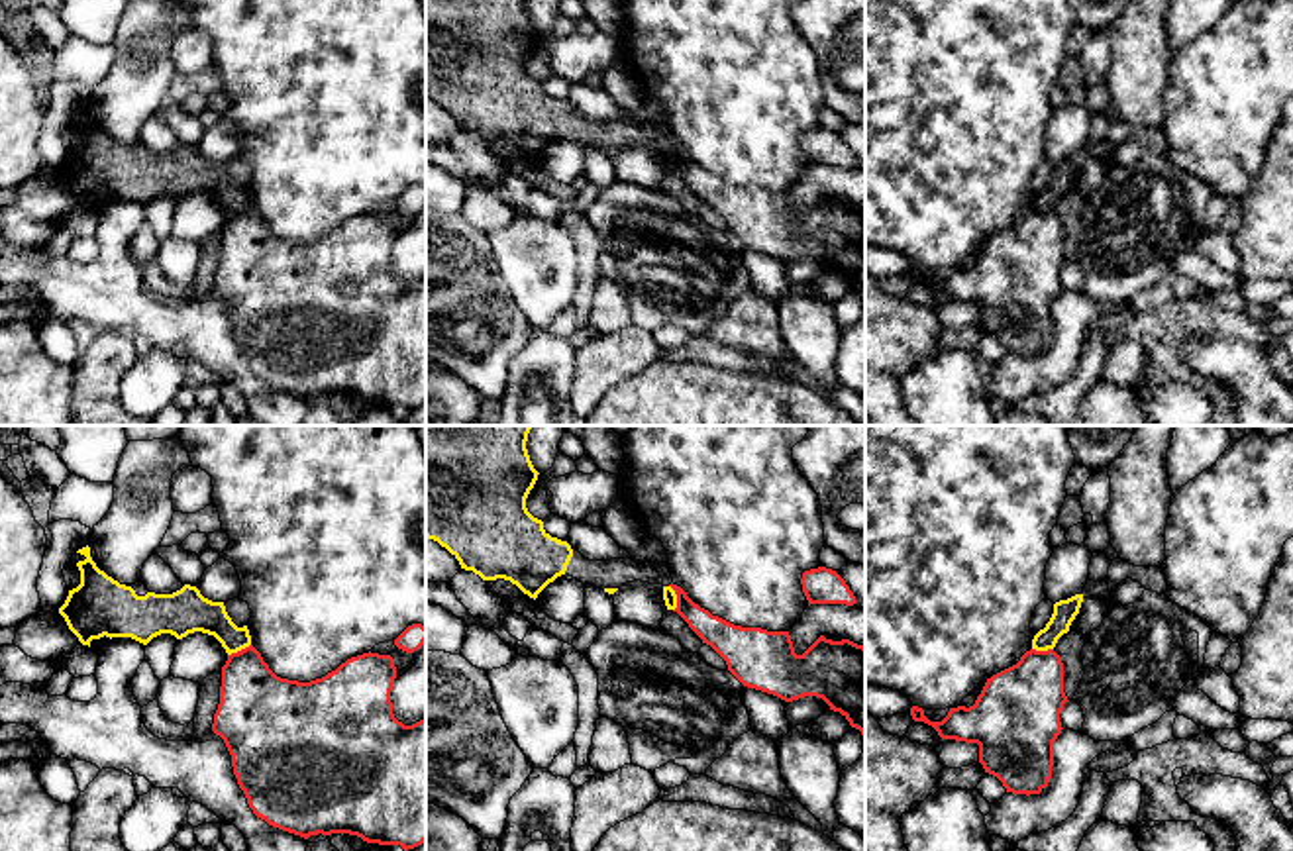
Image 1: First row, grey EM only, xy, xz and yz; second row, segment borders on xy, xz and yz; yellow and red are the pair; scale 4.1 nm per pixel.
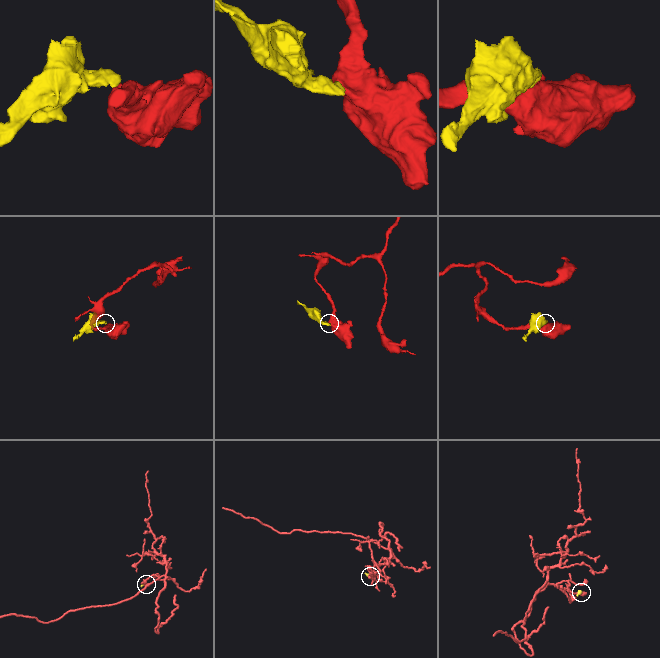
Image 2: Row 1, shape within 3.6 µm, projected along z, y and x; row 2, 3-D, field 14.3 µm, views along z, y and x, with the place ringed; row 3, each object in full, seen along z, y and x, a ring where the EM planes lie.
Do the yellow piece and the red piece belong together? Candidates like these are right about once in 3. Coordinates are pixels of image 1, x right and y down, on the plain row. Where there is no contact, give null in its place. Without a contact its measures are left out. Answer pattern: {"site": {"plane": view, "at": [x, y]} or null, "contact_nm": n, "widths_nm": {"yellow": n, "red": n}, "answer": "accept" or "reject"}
{"site": {"plane": "xz", "at": [675, 159]}, "contact_nm": 110, "widths_nm": {"yellow": 60, "red": 130}, "answer": "reject"}

